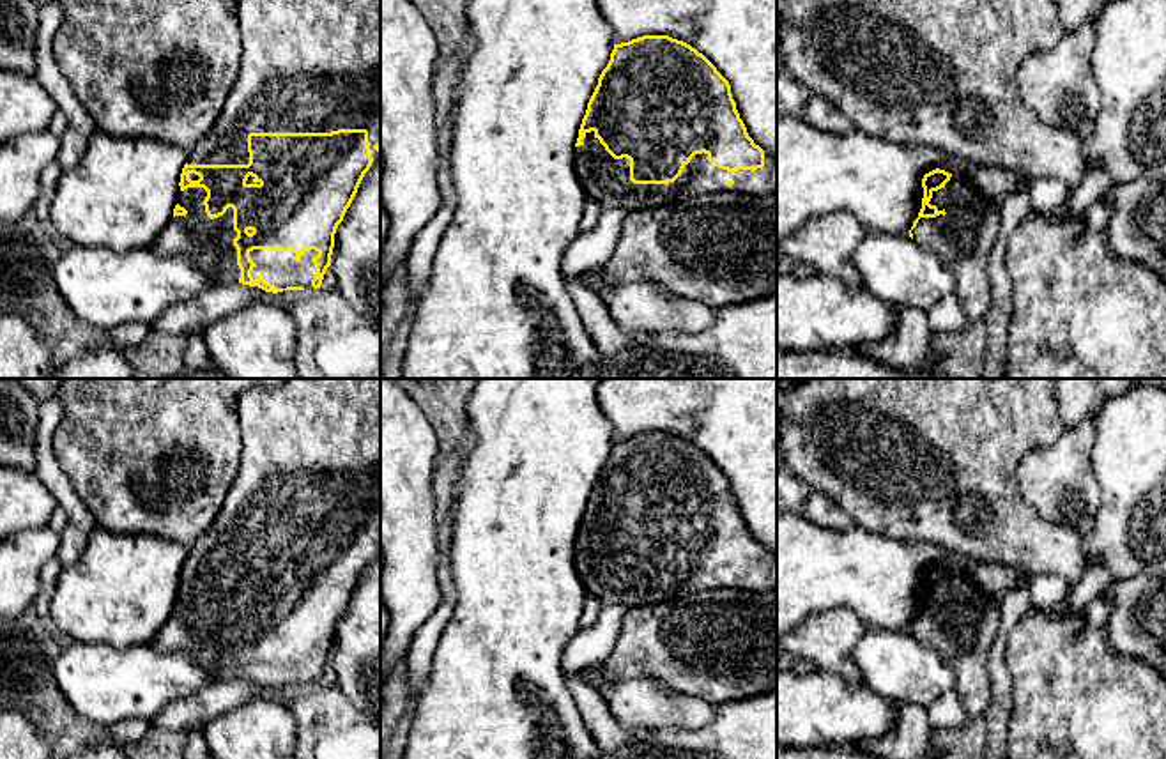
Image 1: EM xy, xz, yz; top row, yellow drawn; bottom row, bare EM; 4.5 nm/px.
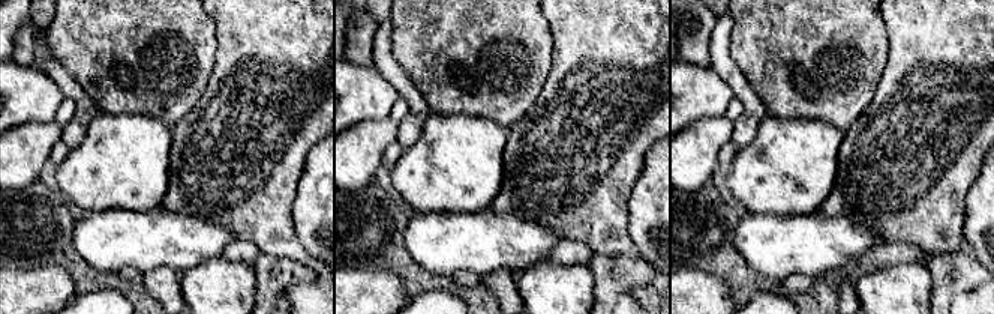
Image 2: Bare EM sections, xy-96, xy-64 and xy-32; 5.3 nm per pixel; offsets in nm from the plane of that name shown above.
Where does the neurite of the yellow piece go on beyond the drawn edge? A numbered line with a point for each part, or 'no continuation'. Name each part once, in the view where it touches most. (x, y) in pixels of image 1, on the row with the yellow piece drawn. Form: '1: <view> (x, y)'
1: xy (308, 66)

